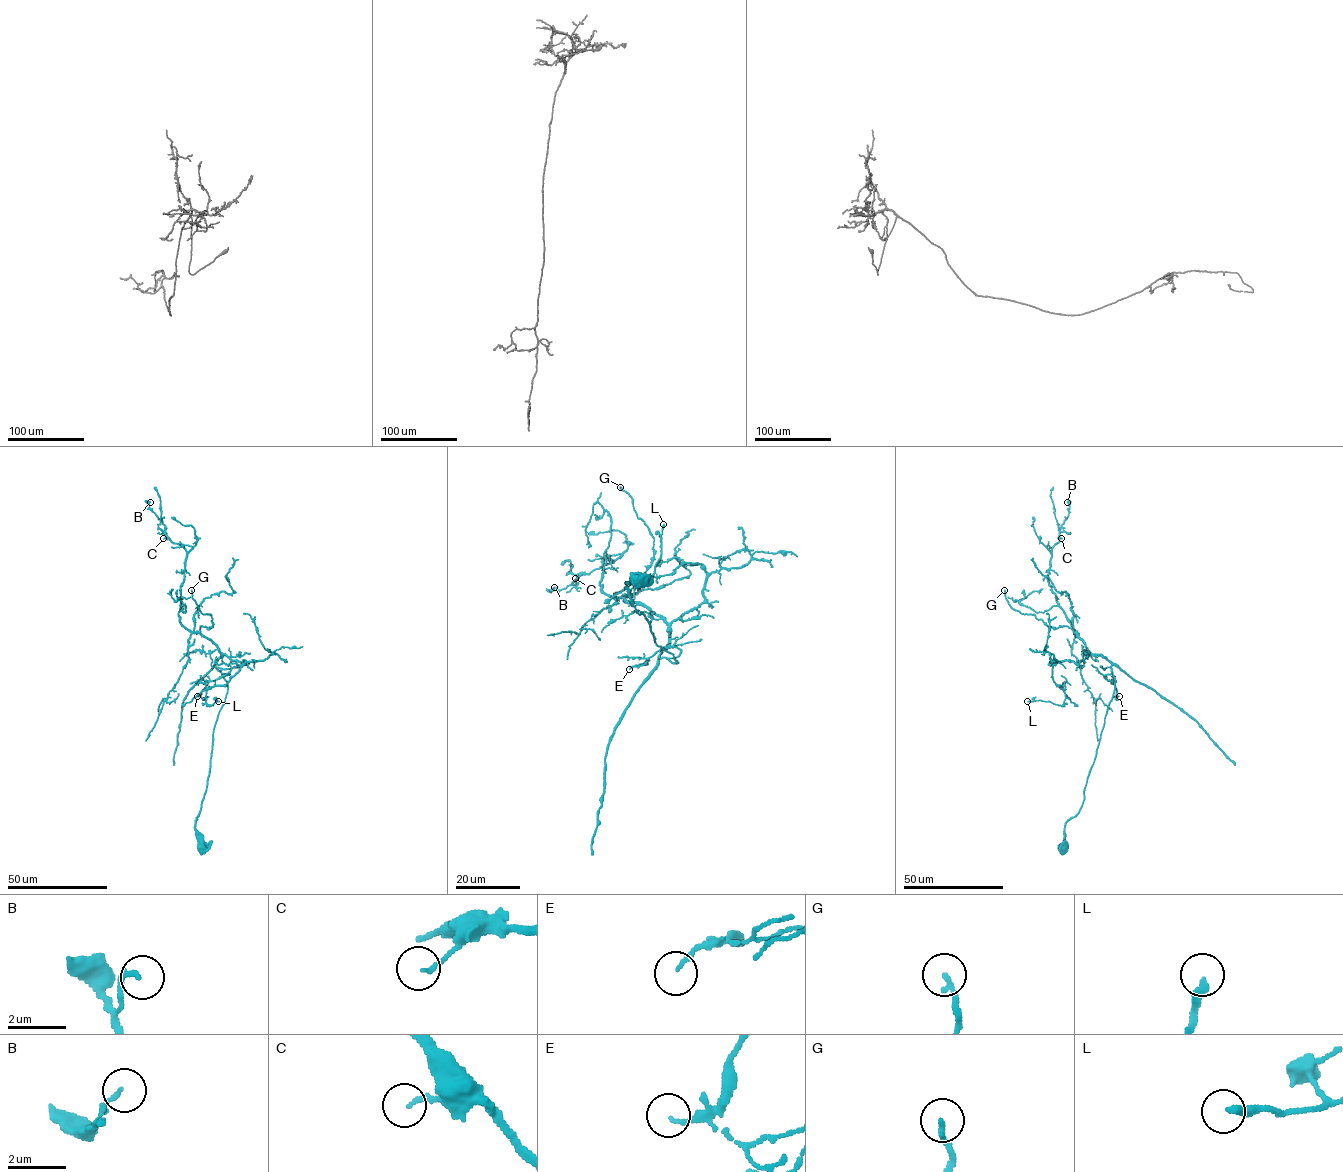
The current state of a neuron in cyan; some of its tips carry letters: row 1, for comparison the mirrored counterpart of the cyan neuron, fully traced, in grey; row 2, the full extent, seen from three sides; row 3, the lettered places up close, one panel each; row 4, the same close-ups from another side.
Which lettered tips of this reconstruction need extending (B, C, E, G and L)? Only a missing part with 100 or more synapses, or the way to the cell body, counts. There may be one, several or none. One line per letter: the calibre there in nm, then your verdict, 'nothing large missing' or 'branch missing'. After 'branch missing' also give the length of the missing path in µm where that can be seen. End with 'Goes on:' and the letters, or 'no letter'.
B: calibre 140 nm; nothing large missing
C: calibre 120 nm; nothing large missing
E: calibre 120 nm; nothing large missing
G: calibre 170 nm; nothing large missing
L: calibre 240 nm; nothing large missing
Goes on: no letter

